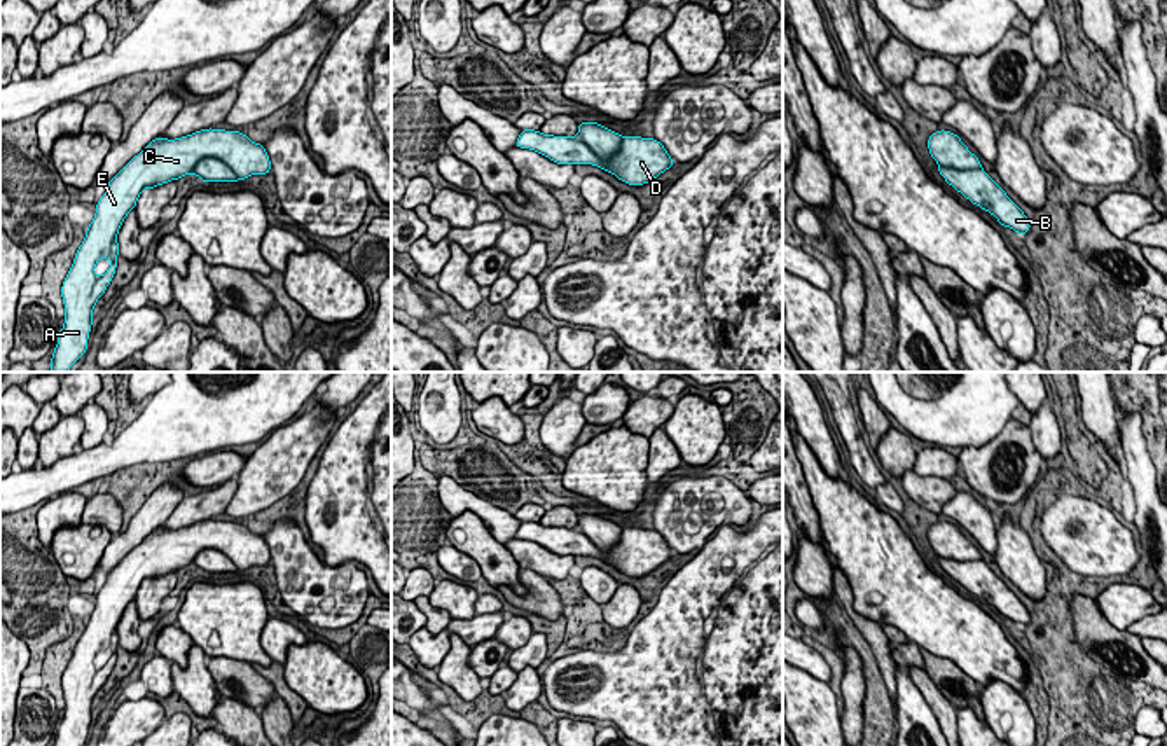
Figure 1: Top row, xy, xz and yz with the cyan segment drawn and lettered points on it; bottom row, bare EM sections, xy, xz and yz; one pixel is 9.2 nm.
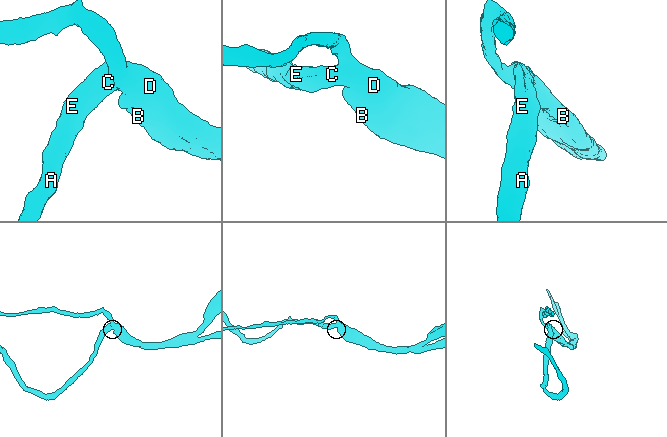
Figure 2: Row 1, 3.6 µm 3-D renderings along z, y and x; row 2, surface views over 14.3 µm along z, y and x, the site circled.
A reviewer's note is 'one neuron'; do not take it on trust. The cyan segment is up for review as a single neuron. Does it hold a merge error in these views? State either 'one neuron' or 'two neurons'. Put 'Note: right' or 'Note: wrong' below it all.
two neurons
Note: wrong

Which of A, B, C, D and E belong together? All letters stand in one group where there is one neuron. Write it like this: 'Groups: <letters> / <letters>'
Groups: A C D E / B

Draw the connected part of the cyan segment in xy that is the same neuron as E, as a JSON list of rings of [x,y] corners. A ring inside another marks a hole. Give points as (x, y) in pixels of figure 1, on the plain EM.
[[[208,519],[175,531],[161,528],[152,531],[107,575],[105,585],[96,594],[94,610],[61,678],[65,716],[58,723],[52,746],[86,746],[93,699],[117,660],[117,624],[128,604],[136,599],[142,582],[194,564],[204,549],[220,550],[239,571],[271,564],[264,536],[236,521]],[[100,650],[112,652],[103,667],[94,666]]]

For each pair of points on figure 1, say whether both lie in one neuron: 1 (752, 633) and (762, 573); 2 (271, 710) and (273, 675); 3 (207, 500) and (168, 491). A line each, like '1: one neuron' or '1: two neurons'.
1: one neuron
2: one neuron
3: two neurons

